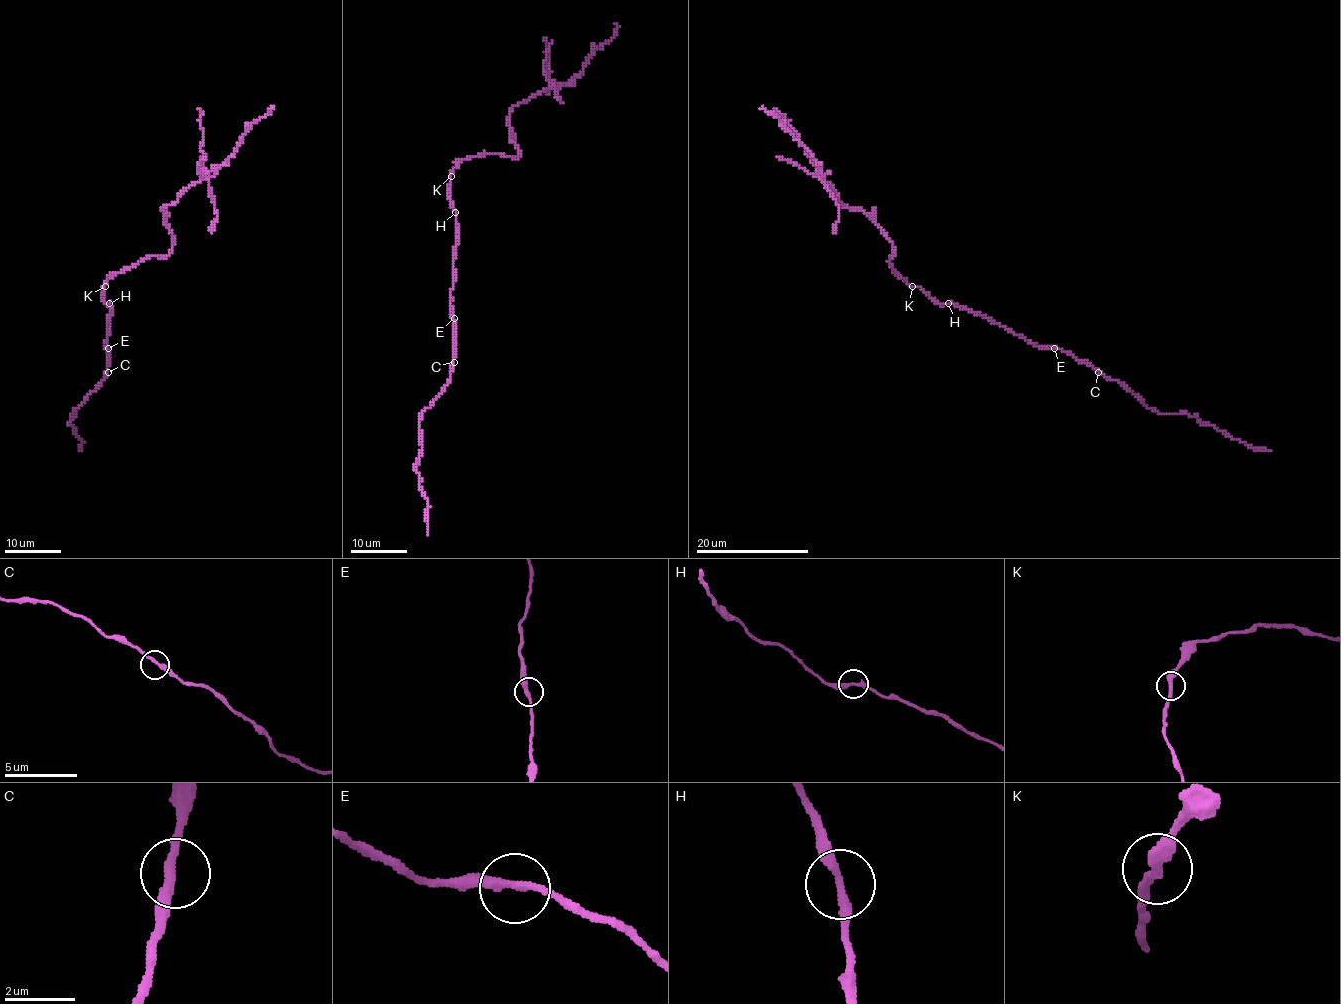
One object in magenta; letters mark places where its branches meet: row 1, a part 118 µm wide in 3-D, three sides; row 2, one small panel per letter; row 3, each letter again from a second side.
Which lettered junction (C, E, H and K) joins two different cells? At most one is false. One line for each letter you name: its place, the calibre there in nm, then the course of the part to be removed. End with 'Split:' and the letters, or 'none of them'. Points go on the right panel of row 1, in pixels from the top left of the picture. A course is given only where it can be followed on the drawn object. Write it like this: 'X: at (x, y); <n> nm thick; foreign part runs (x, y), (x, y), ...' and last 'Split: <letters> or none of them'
K: at (912, 286); 280 nm thick; foreign part runs (913, 286), (892, 269), (889, 259), (894, 251), (872, 218), (839, 203), (822, 169), (783, 121), (759, 109)
Split: K

